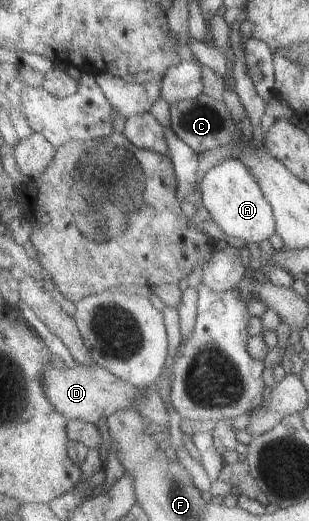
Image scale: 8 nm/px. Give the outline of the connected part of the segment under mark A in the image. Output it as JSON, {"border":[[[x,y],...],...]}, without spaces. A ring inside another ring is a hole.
{"border":[[[239,157],[210,168],[203,175],[198,191],[198,198],[209,212],[210,219],[220,225],[226,235],[247,243],[262,243],[276,233],[275,210],[268,203],[256,176]]]}

